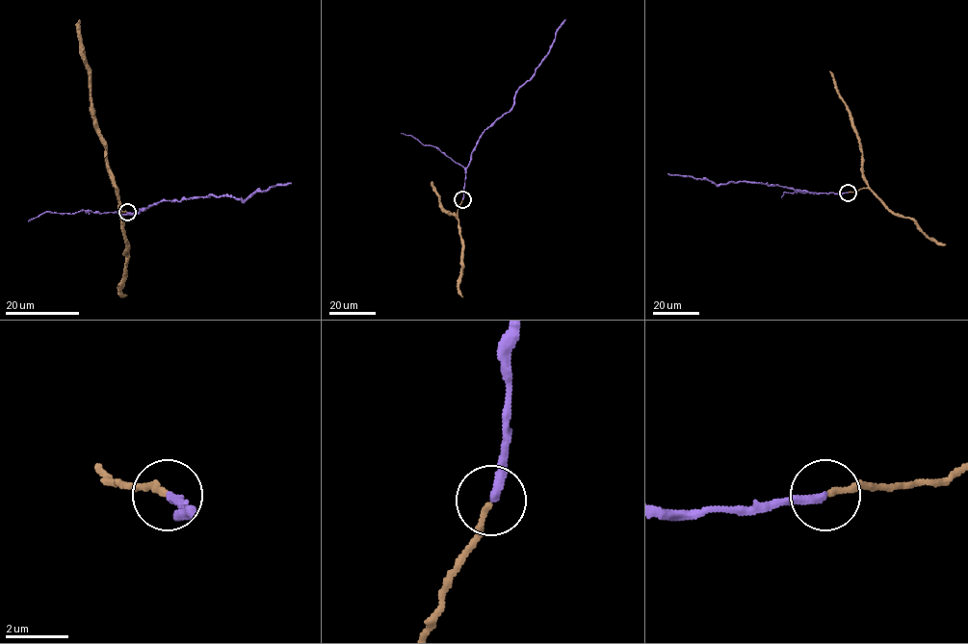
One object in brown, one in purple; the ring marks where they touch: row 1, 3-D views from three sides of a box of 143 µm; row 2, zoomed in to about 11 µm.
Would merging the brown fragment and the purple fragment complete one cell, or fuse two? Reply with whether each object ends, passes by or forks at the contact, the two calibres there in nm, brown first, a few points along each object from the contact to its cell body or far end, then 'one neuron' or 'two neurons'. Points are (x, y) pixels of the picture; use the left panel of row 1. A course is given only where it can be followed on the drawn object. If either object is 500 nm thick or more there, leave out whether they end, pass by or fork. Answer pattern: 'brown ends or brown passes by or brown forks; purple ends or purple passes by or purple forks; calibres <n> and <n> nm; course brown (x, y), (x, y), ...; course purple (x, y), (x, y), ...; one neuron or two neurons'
brown ends; purple ends; calibres 200 and 280 nm; course brown (127, 212), (118, 208), (107, 146), (91, 104), (91, 73), (80, 54), (79, 19); course purple (127, 212), (137, 213), (163, 201), (208, 195), (232, 195), (245, 200), (256, 191), (291, 183); one neuron

